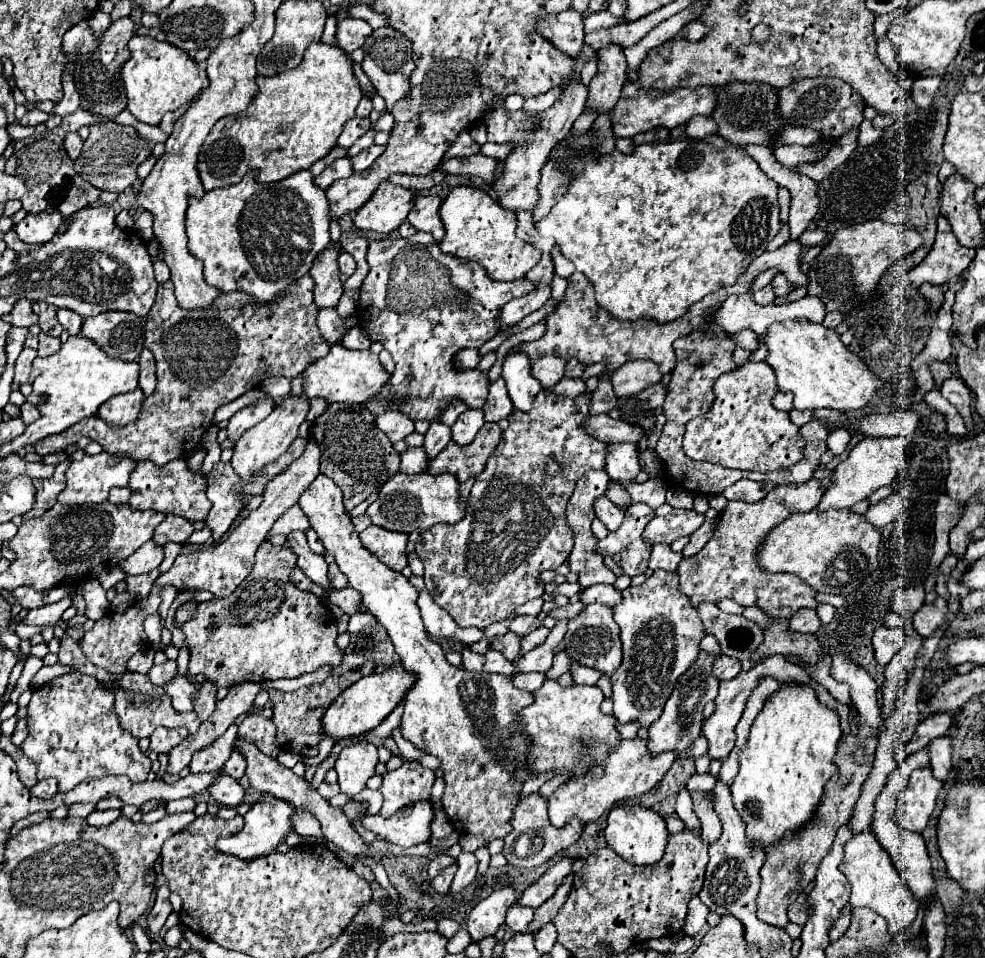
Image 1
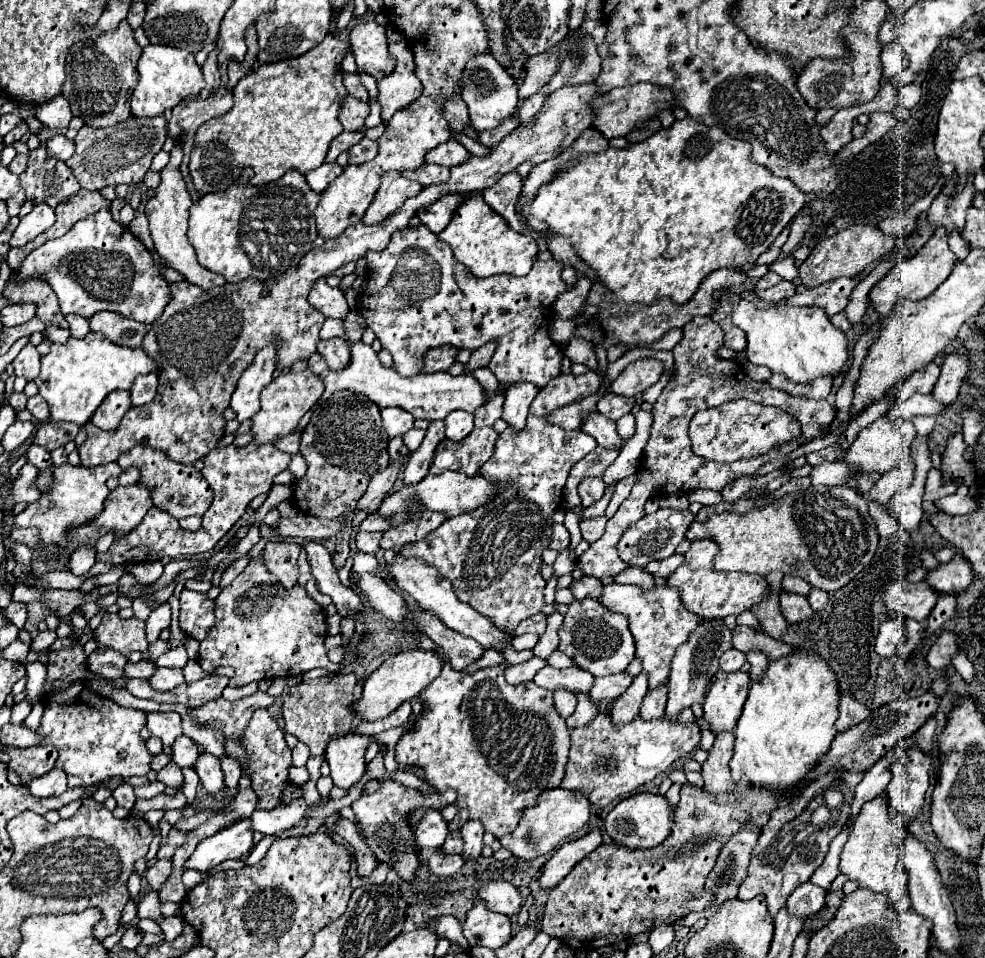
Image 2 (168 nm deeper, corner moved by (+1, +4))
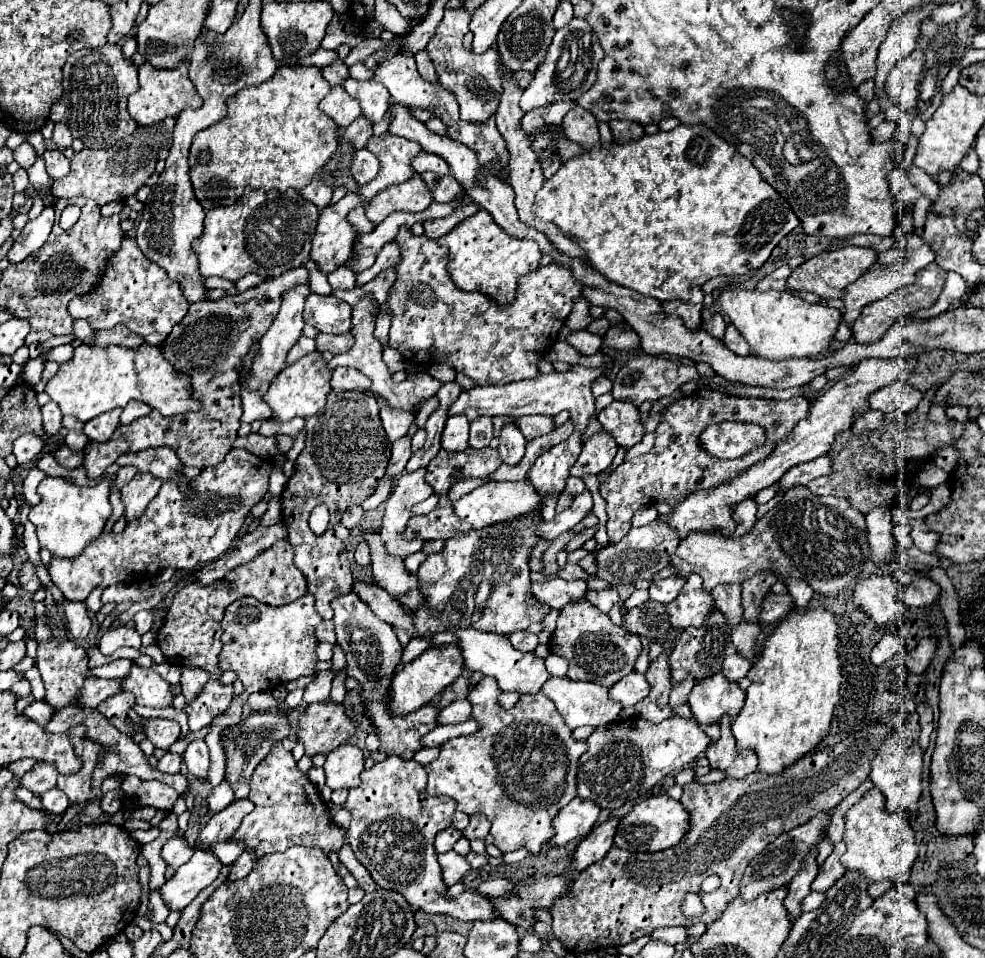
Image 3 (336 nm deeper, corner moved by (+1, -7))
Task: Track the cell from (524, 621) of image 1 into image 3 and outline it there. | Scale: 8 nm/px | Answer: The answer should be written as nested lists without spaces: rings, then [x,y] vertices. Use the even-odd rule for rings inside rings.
[[[516,631],[516,633],[510,635],[510,643],[516,649],[520,649],[520,651],[530,653],[538,645],[538,635],[536,633],[530,633],[530,631]]]

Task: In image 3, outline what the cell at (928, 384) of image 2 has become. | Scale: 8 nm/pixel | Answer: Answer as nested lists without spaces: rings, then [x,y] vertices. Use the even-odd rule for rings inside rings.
[[[892,383],[882,387],[870,397],[870,407],[880,409],[882,413],[894,413],[902,411],[908,413],[924,399],[924,391],[916,389],[910,383]]]

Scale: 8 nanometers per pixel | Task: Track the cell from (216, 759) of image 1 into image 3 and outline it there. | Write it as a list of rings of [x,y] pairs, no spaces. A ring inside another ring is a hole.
[[[166,753],[158,761],[158,769],[164,773],[180,773],[180,765],[182,765],[182,755],[178,753]]]

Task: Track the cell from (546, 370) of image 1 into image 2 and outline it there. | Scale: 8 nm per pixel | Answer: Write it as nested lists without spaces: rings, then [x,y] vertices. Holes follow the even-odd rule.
[[[424,224],[412,228],[406,226],[392,234],[388,246],[380,252],[368,252],[368,284],[358,300],[358,310],[364,316],[368,328],[374,330],[376,338],[394,358],[394,370],[402,376],[416,376],[422,372],[422,358],[434,346],[456,346],[466,350],[476,350],[486,342],[496,342],[496,352],[490,360],[489,368],[499,382],[532,382],[538,388],[544,388],[552,378],[560,374],[562,350],[550,340],[548,330],[552,326],[552,306],[556,298],[566,290],[562,280],[564,266],[556,260],[540,262],[536,260],[532,270],[522,276],[488,276],[476,278],[464,264],[460,264],[450,246],[440,242]]]

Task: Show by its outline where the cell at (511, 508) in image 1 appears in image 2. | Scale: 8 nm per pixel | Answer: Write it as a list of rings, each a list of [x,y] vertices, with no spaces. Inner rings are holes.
[[[586,372],[582,376],[560,374],[546,388],[540,388],[530,406],[524,432],[506,428],[498,436],[494,456],[480,468],[480,474],[488,476],[488,480],[500,480],[504,492],[476,512],[444,520],[424,540],[406,544],[400,550],[404,556],[420,556],[440,568],[440,574],[452,582],[462,602],[496,620],[506,632],[512,632],[524,618],[540,612],[548,614],[542,594],[546,580],[540,576],[540,564],[552,536],[552,514],[560,506],[570,466],[598,446],[592,436],[580,430],[556,428],[544,416],[574,402],[578,396],[598,392],[600,384],[602,378],[596,372]]]

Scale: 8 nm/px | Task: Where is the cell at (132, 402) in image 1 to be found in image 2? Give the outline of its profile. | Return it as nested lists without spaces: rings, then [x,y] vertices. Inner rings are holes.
[[[112,392],[104,404],[92,414],[92,424],[100,430],[112,430],[118,428],[122,416],[130,410],[130,392]]]

